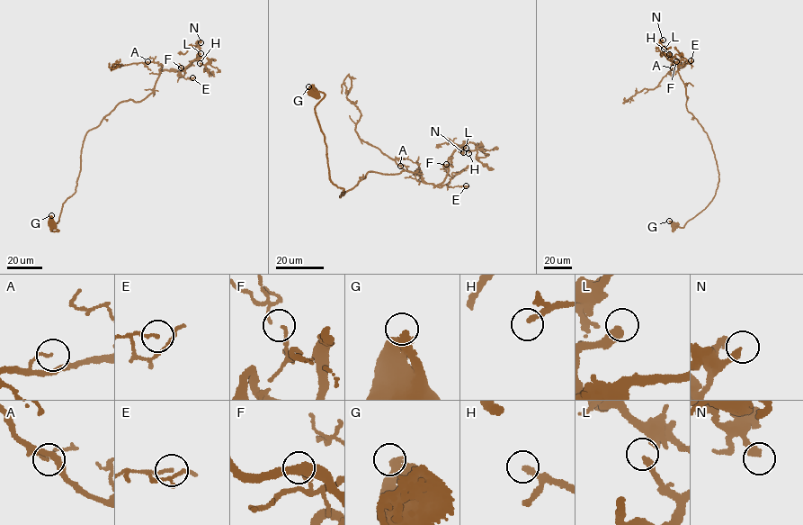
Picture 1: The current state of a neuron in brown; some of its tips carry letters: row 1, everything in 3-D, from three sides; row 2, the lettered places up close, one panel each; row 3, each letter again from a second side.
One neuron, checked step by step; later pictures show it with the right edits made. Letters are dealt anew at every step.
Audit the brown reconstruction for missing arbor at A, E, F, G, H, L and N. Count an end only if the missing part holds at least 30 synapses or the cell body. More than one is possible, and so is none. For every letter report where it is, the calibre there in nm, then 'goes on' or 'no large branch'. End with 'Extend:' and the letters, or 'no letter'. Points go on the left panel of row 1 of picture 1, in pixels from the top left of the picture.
A: place (147, 61); calibre 100 nm; no large branch
E: place (192, 77); calibre 110 nm; no large branch
F: place (181, 67); calibre 130 nm; no large branch
G: place (51, 215); calibre 400 nm; no large branch
H: place (200, 63); calibre 240 nm; goes on
L: place (200, 53); calibre 360 nm; goes on
N: place (200, 42); calibre 260 nm; no large branch
Extend: H, L

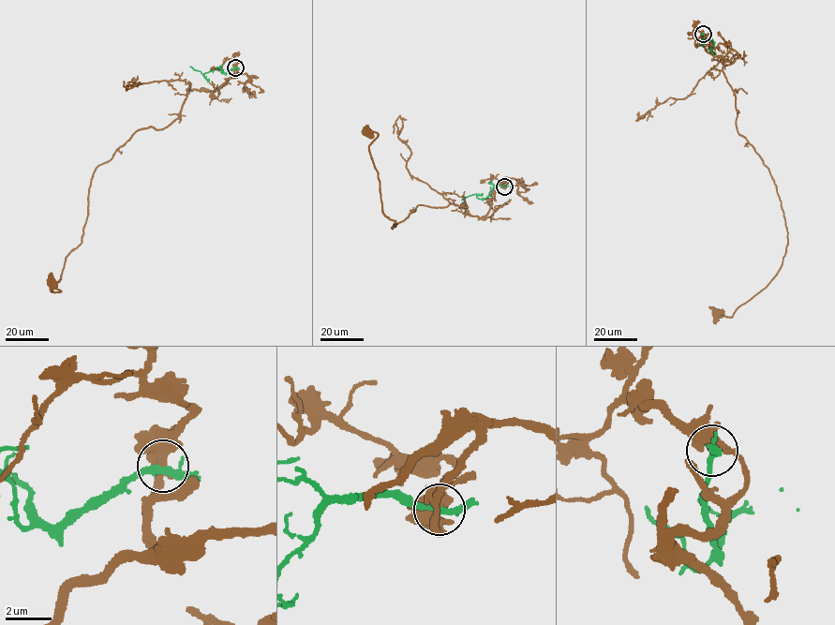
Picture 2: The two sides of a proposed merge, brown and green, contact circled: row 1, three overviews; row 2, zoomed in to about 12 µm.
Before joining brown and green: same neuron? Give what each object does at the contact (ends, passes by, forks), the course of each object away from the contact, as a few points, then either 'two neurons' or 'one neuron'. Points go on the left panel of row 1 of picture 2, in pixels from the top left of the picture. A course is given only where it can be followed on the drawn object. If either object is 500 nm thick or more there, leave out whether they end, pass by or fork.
brown passes by; green passes by; course brown (235, 67), (217, 96), (189, 89), (178, 117), (96, 169), (82, 243), (52, 283); course green (235, 67), (224, 73), (216, 68), (204, 74), (189, 66); two neurons

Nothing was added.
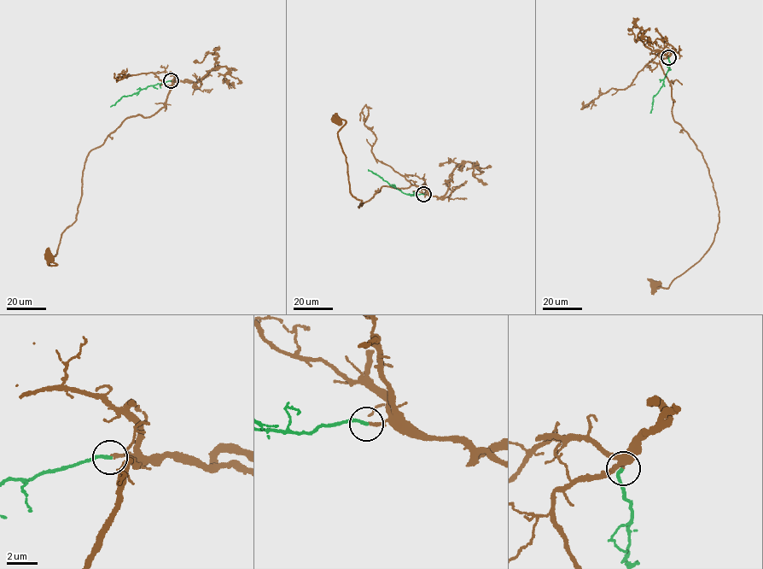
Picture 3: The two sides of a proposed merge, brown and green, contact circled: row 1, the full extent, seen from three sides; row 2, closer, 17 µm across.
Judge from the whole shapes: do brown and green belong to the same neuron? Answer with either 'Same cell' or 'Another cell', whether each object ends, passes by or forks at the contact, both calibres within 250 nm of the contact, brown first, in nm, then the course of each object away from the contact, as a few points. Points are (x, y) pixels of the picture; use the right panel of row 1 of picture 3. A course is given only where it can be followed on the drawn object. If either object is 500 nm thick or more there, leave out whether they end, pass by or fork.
Same cell. At the ring brown ends. At the ring green ends. Thickness 200 nm (brown) against 220 nm. Course of brown: (669, 57), (660, 64), (672, 88), (672, 114), (701, 154), (719, 219), (703, 256), (668, 287), (655, 285). Course of green: (669, 57), (669, 67), (662, 85), (653, 97), (649, 113)

